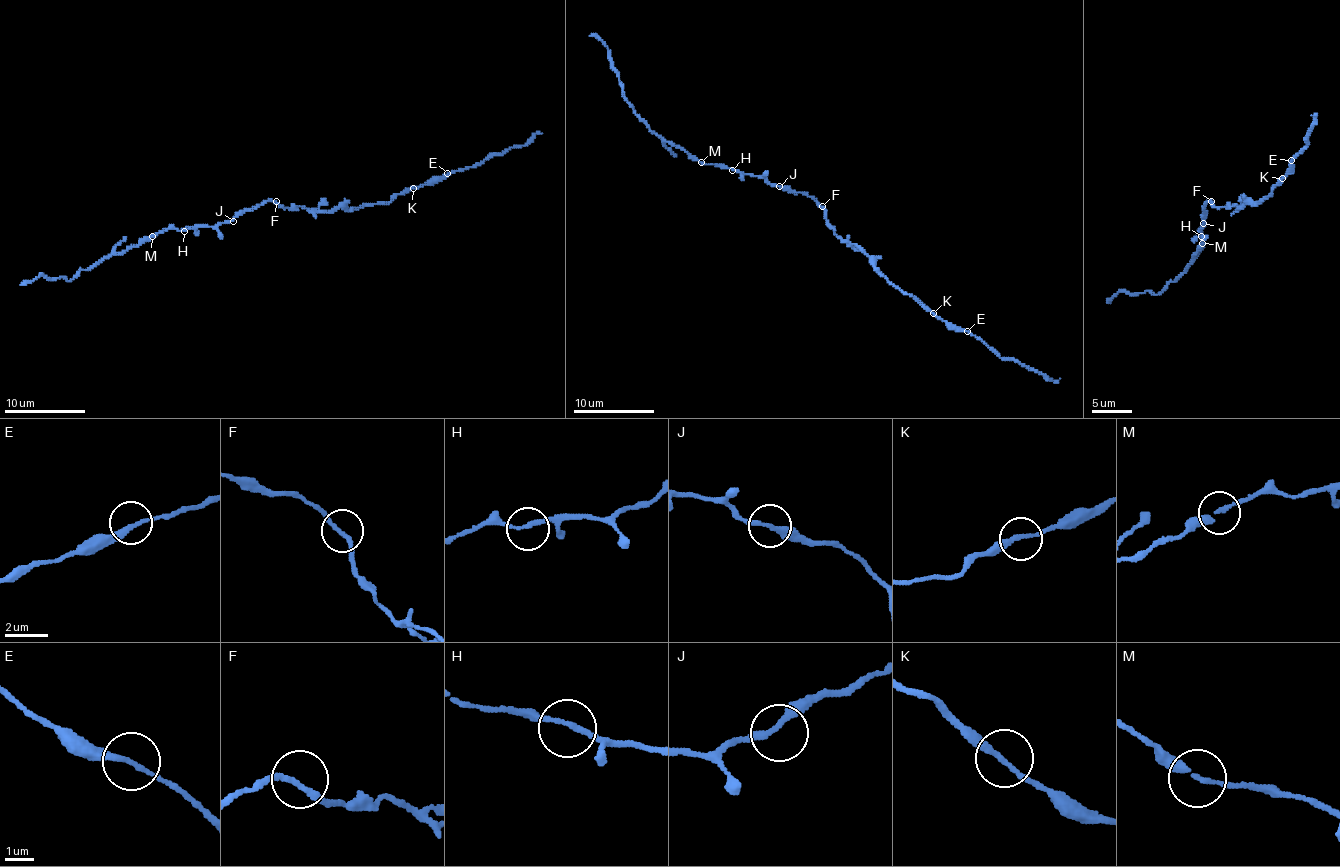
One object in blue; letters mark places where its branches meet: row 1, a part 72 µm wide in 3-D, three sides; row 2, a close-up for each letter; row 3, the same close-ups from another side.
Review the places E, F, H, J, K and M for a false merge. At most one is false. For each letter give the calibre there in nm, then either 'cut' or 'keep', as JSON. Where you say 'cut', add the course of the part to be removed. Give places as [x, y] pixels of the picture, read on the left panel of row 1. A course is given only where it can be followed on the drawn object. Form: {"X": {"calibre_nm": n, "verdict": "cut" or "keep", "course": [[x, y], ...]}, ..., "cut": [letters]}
{"E": {"calibre_nm": 200, "verdict": "keep"}, "F": {"calibre_nm": 190, "verdict": "keep"}, "H": {"calibre_nm": 180, "verdict": "keep"}, "J": {"calibre_nm": 240, "verdict": "keep"}, "K": {"calibre_nm": 220, "verdict": "keep"}, "M": {"calibre_nm": 220, "verdict": "keep"}, "cut": []}

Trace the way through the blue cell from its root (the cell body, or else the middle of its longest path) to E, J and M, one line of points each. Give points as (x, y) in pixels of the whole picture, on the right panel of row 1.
E: (1212, 203), (1214, 207), (1235, 204), (1238, 209), (1247, 202), (1260, 203), (1286, 176), (1291, 160)
J: (1212, 203), (1208, 202), (1205, 206), (1203, 223)
M: (1212, 203), (1208, 202), (1203, 210), (1207, 213), (1199, 231), (1202, 232), (1199, 234), (1202, 235), (1202, 244)

